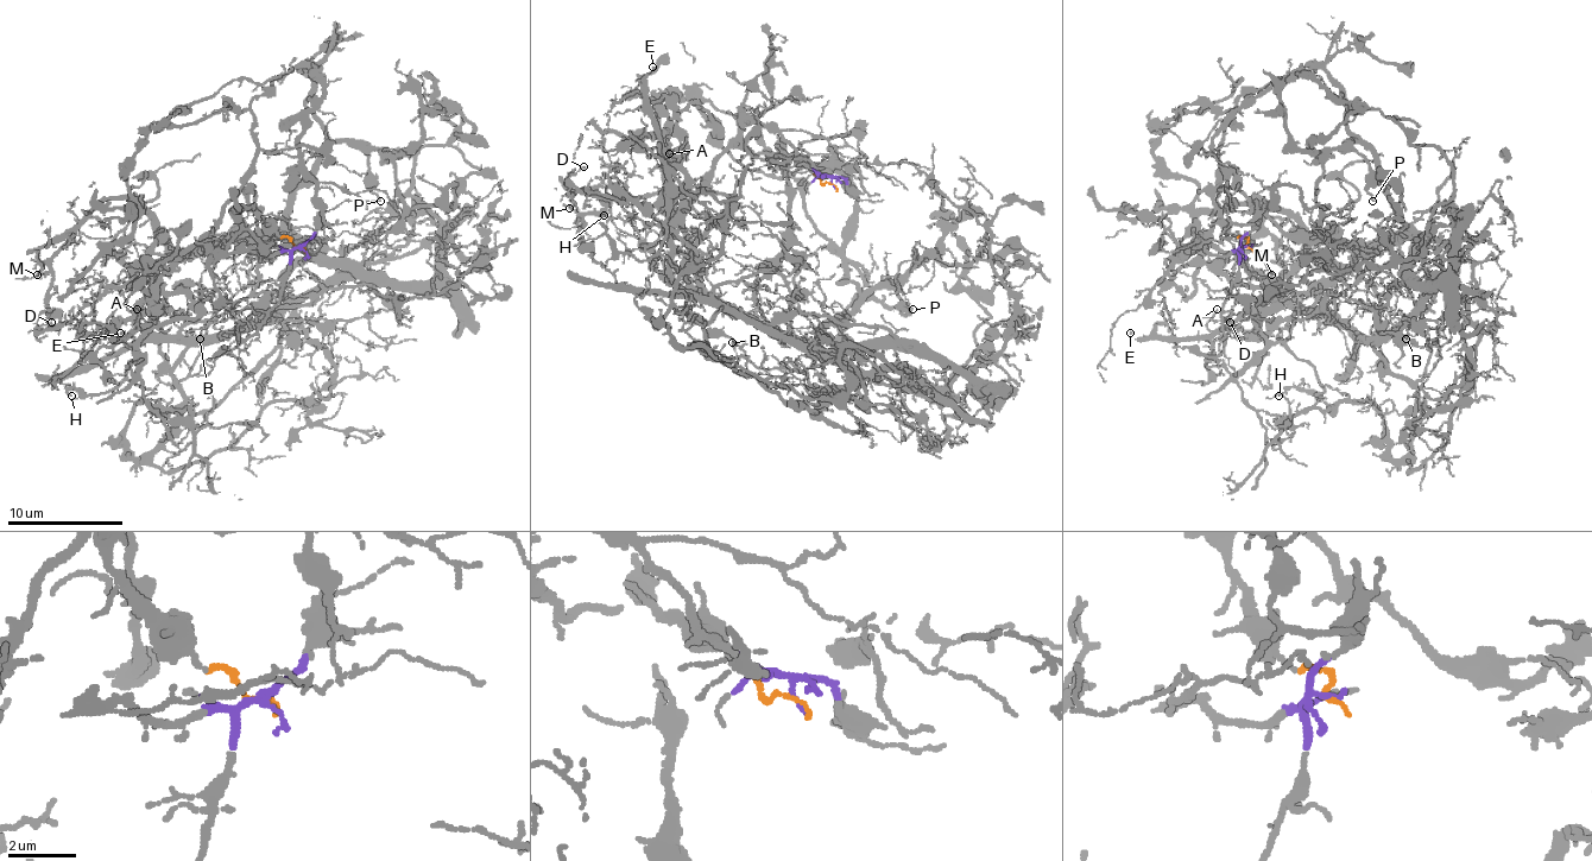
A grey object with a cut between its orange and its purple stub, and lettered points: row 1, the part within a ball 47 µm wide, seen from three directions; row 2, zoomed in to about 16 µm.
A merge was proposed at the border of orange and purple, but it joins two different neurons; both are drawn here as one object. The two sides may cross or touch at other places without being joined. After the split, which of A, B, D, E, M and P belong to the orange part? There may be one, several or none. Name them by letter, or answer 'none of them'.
D, M, P

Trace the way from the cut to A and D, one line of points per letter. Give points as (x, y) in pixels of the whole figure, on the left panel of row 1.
A: (299, 246), (271, 254), (216, 252), (210, 244), (194, 244), (156, 280), (153, 315), (136, 329), (136, 309)
D: (299, 246), (251, 203), (251, 185), (257, 238), (188, 248), (156, 240), (121, 289), (52, 321)

